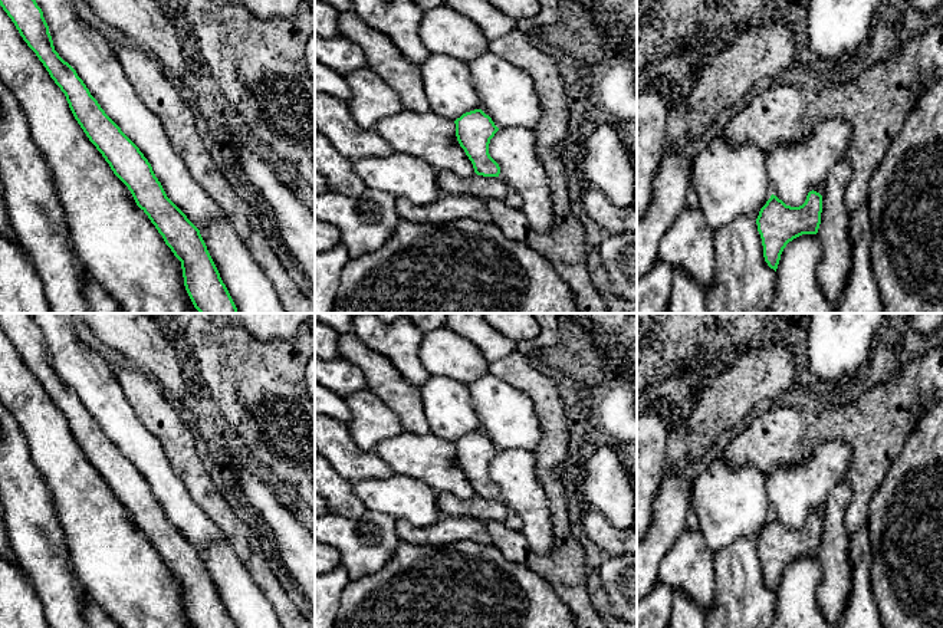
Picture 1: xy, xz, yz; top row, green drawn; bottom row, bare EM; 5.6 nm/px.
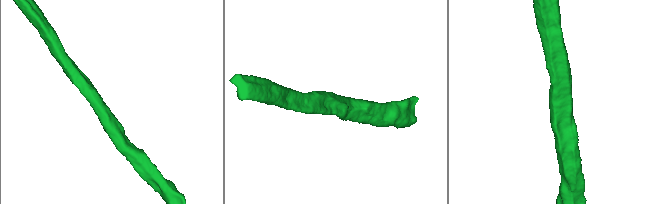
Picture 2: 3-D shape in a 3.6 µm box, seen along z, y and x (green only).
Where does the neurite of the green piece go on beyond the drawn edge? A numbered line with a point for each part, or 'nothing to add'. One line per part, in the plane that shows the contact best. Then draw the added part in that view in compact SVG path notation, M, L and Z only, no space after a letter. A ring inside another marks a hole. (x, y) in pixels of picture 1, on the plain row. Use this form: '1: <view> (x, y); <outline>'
nothing to add

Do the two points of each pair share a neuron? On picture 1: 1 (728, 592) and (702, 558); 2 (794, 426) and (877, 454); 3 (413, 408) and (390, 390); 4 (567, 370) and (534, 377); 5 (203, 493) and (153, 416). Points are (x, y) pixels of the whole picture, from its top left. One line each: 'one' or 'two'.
1: two
2: one
3: one
4: two
5: one

